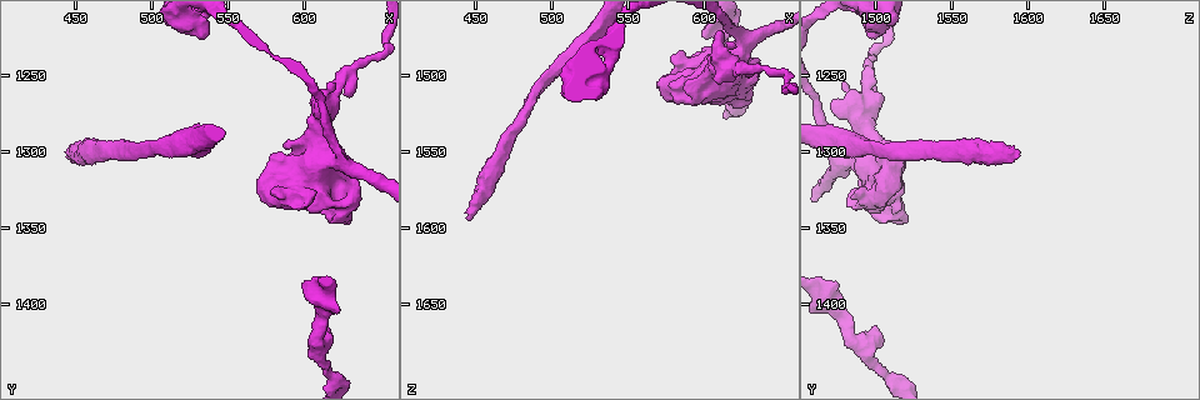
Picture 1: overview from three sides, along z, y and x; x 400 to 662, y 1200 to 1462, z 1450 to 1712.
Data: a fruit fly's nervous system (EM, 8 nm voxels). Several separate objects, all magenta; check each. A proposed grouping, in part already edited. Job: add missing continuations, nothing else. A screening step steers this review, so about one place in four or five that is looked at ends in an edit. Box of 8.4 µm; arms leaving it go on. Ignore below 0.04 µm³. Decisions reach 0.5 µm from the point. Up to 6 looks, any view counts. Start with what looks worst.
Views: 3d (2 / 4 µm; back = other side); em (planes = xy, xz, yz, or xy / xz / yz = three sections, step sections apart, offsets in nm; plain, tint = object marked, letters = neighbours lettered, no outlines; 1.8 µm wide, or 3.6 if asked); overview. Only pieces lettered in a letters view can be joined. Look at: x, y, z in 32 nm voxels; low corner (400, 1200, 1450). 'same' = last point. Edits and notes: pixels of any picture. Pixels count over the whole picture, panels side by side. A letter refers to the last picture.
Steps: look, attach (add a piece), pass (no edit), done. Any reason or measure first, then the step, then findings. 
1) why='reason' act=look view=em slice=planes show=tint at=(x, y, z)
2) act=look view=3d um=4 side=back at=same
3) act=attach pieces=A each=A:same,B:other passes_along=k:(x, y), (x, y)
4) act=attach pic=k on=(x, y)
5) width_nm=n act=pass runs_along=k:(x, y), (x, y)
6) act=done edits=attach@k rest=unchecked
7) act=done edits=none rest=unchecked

why='free end' act=look view=em slice=yz step=4 show=tint at=(444, 1302, 1594)

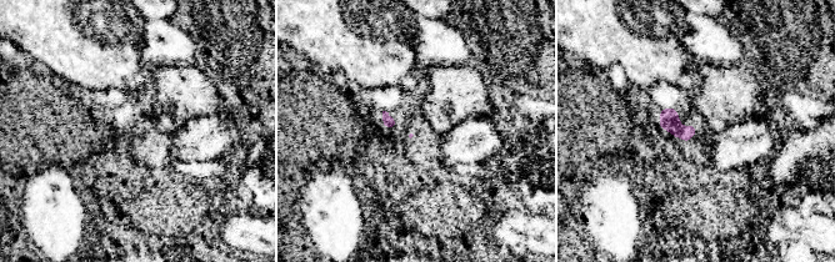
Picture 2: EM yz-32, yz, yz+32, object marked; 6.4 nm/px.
act=look view=em slice=planes show=letters at=same

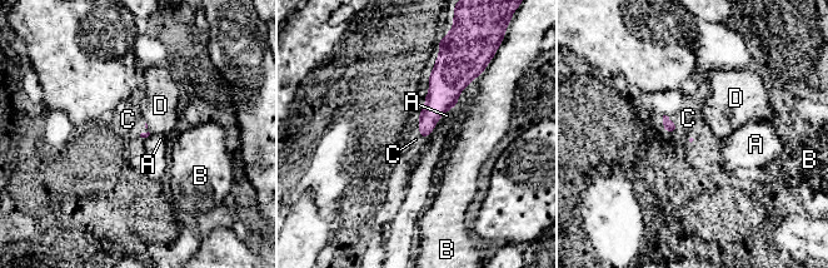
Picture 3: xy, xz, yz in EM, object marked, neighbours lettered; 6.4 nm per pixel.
act=attach pieces=C each=A:other,B:other,C:same,D:other passes_along=3:(440, 98), (419, 130), (415, 139) found='it goes on there'

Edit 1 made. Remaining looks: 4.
act=look view=overview

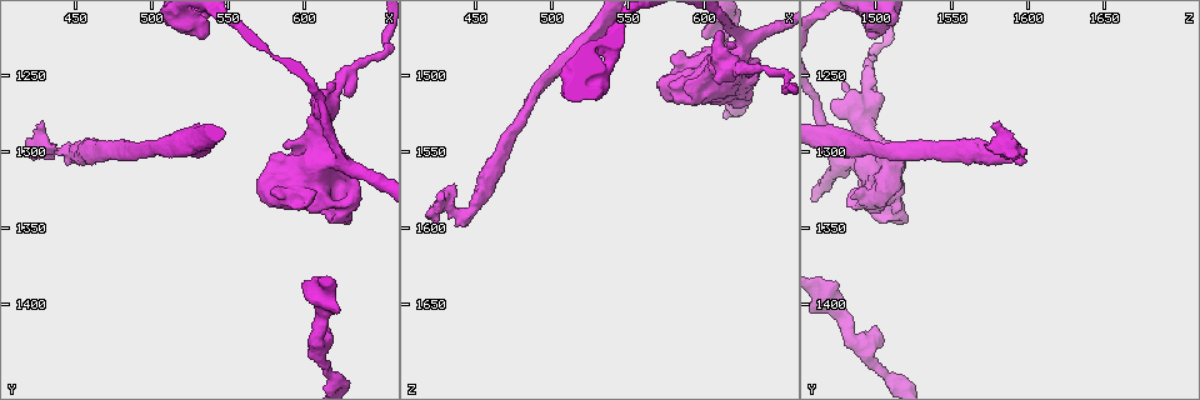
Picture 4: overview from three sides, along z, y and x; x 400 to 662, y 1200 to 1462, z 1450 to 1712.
why='stops while still wide' act=look view=em slice=yz step=4 show=plain at=(516, 1218, 1496)

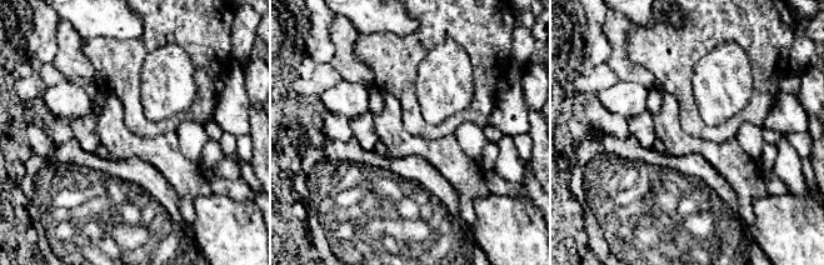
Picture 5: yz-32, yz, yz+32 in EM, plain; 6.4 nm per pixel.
act=look view=em slice=yz step=4 show=letters at=same

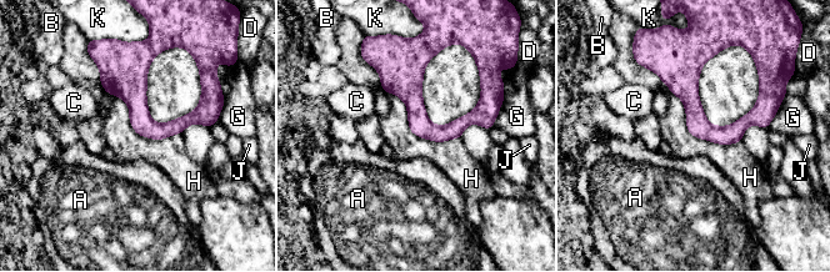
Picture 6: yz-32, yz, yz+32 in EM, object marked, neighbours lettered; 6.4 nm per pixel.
act=pass each=A:other,B:other,C:other,D:other,G:other,H:other,J:other,K:other found='none of them fits'

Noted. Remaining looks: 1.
why='calibre changes' act=look view=em slice=planes show=letters at=(608, 1420, 1484)

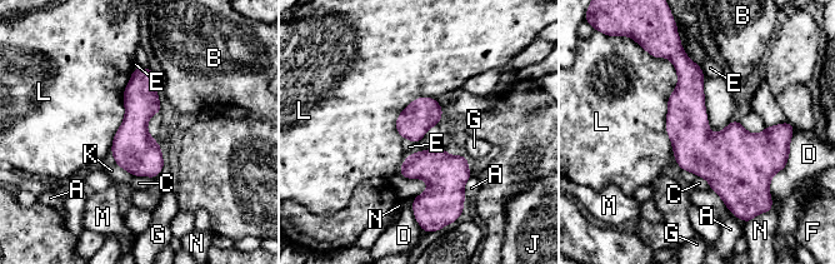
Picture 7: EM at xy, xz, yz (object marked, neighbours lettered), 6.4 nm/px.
longest_contact=L:650nm act=pass each=A:other,B:other,C:other,D:other,E:other,F:other,G:other,J:other,K:other,L:other,M:other,N:other border=7:(403, 138), (408, 138), (415, 144) found='none of them fits'

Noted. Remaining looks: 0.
act=done edits=attach@3 rest=unchecked

